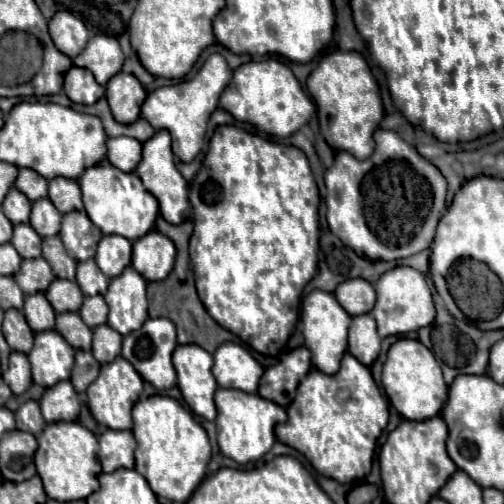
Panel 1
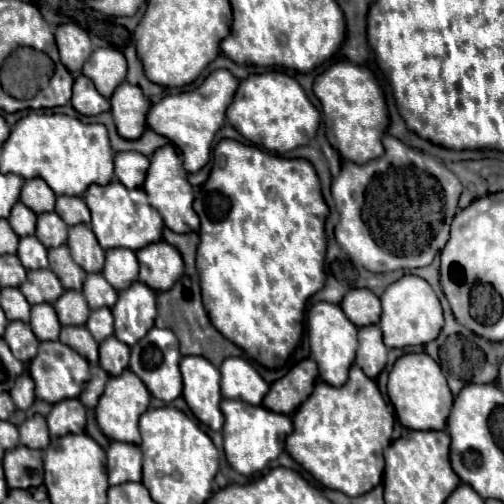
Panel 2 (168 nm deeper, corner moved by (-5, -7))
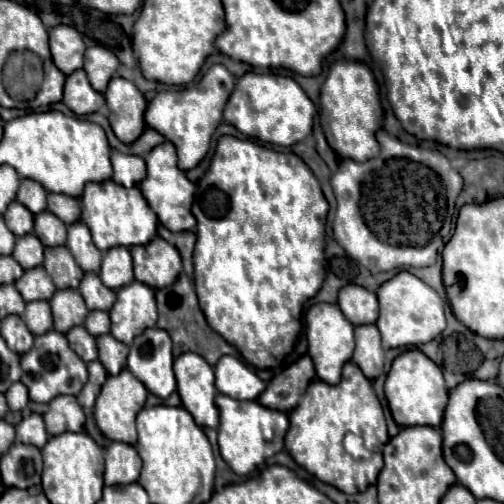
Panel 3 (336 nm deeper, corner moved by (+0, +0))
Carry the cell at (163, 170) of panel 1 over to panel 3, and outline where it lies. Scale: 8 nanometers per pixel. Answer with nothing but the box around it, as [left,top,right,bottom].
[140,141,196,231]

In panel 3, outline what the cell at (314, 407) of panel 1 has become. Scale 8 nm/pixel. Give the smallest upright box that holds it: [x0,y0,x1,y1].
[284,361,388,495]

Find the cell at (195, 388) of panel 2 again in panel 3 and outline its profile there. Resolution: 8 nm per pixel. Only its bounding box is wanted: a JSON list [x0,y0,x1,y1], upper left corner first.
[174,353,218,427]

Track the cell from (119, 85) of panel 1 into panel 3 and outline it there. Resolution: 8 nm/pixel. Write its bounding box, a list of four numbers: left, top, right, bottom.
[104,77,146,143]

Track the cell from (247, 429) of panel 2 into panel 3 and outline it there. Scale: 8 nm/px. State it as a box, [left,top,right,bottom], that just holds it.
[216,395,288,475]

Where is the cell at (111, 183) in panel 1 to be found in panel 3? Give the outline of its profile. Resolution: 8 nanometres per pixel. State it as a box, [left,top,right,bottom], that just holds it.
[80,179,158,251]

